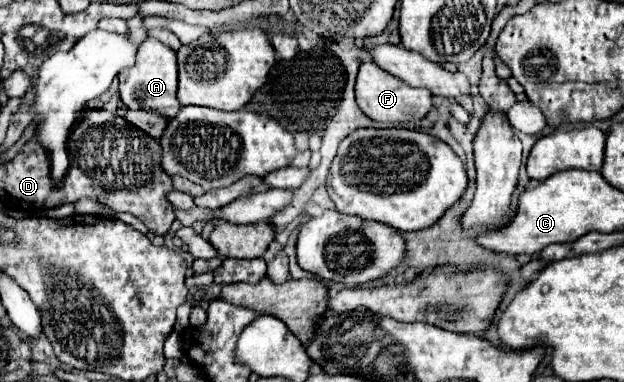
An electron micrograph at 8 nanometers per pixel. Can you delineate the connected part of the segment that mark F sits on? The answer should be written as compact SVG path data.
M363 62L357 74L355 84L355 96L359 108L371 118L379 122L417 122L427 116L427 112L433 108L433 96L425 88L413 88L405 84L403 80L391 76L389 72L381 70L373 62Z

